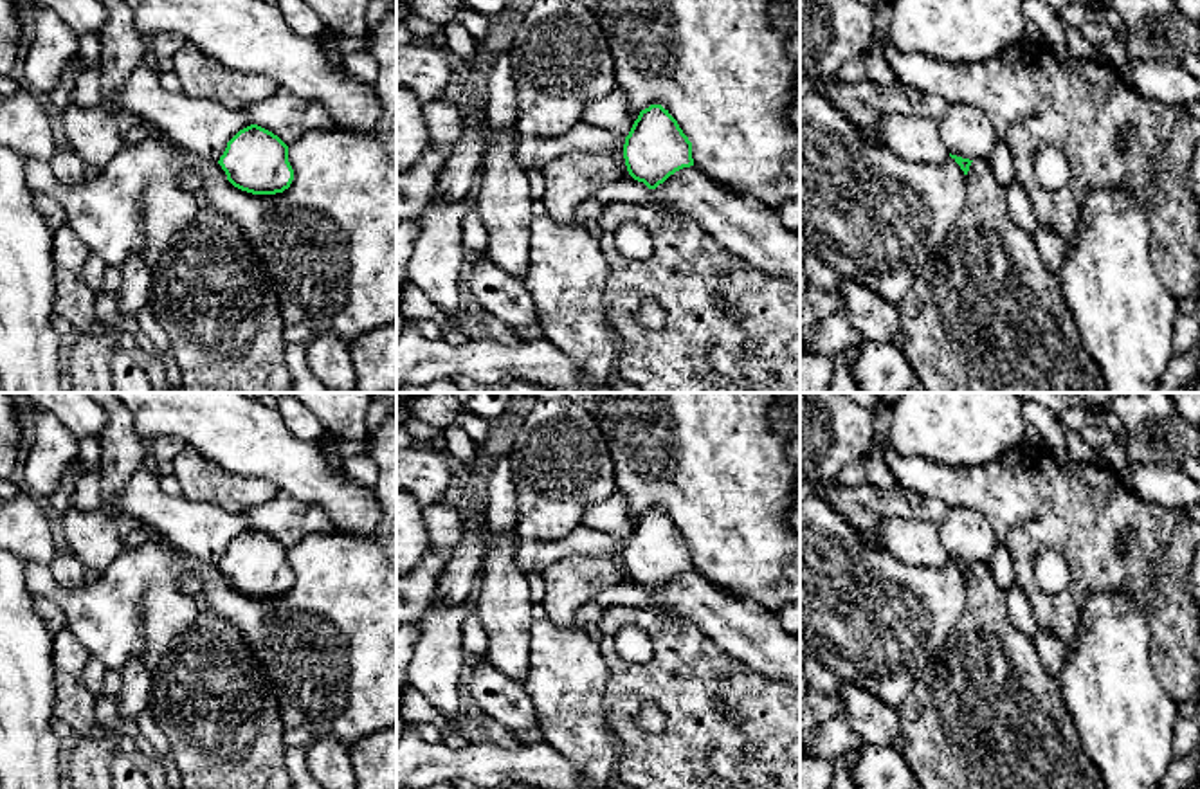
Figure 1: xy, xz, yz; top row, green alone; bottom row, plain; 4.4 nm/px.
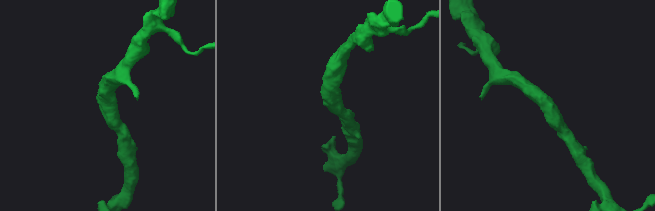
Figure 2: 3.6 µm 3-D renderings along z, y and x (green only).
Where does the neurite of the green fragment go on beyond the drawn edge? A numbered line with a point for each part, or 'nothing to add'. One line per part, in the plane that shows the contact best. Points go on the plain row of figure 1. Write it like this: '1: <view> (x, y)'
nothing to add

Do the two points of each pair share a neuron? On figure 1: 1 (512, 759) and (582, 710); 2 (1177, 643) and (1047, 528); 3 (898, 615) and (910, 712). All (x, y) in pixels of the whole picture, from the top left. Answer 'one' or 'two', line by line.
1: two
2: one
3: two

